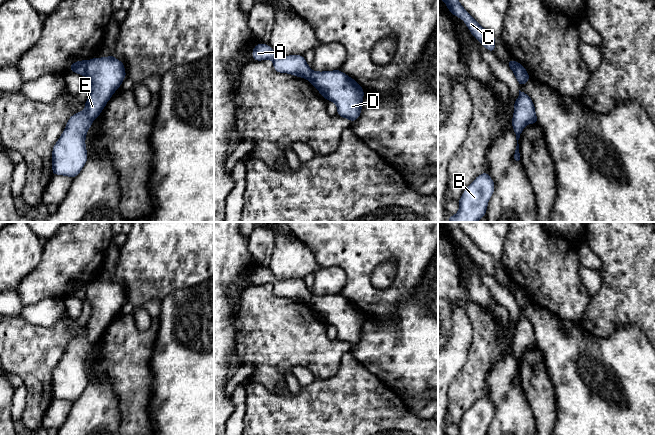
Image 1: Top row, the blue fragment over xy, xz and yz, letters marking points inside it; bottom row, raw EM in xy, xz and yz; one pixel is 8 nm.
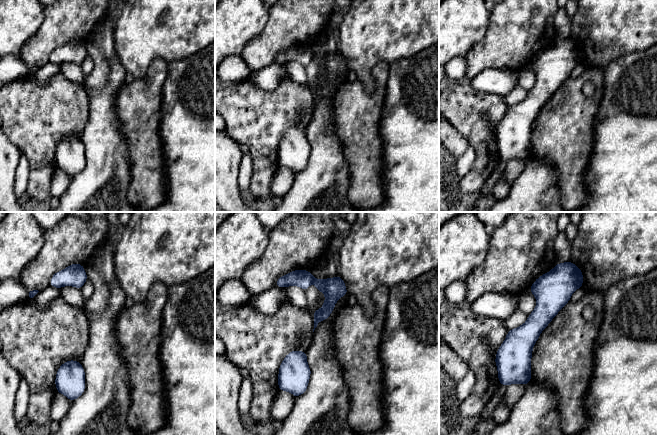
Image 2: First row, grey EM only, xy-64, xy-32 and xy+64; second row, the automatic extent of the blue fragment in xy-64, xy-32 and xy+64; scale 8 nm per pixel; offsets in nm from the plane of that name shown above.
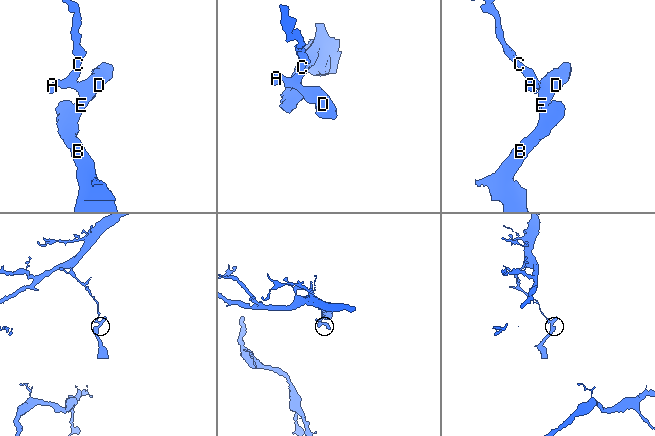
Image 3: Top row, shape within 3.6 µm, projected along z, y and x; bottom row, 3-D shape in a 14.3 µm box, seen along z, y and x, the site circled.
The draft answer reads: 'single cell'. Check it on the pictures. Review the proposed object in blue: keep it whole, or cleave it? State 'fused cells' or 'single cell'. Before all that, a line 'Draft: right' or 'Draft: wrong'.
Draft: wrong
fused cells

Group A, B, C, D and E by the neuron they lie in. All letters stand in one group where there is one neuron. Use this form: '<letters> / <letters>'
A C / B D E

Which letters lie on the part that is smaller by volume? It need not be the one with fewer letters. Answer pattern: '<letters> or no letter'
B, D, E

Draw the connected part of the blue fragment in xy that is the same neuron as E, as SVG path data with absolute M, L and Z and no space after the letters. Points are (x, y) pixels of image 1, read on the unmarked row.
M112 277L109 281L94 281L88 284L82 300L90 304L90 317L85 326L85 332L68 343L64 355L52 373L53 399L69 400L72 403L77 401L88 383L85 368L87 356L115 315L120 312L123 304L126 302L126 295L123 286L116 283Z

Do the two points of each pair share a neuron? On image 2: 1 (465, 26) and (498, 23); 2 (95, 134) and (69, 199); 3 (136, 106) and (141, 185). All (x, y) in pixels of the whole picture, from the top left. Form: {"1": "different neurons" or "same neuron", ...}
{"1": "different neurons", "2": "same neuron", "3": "same neuron"}

